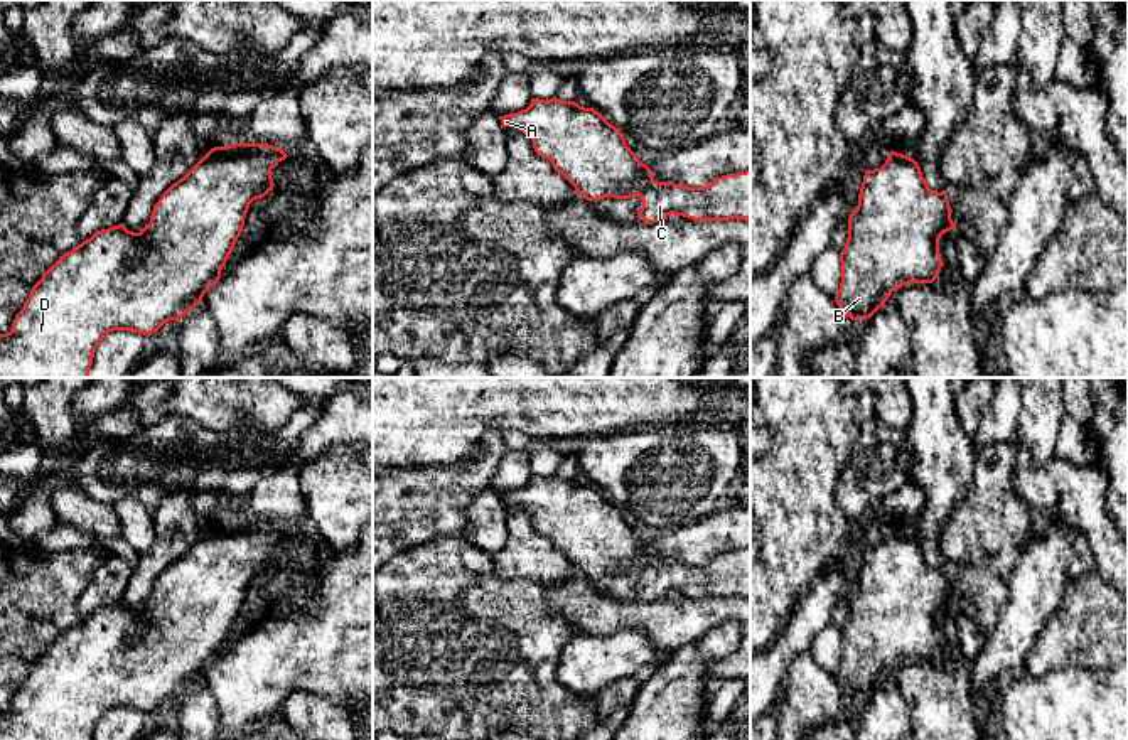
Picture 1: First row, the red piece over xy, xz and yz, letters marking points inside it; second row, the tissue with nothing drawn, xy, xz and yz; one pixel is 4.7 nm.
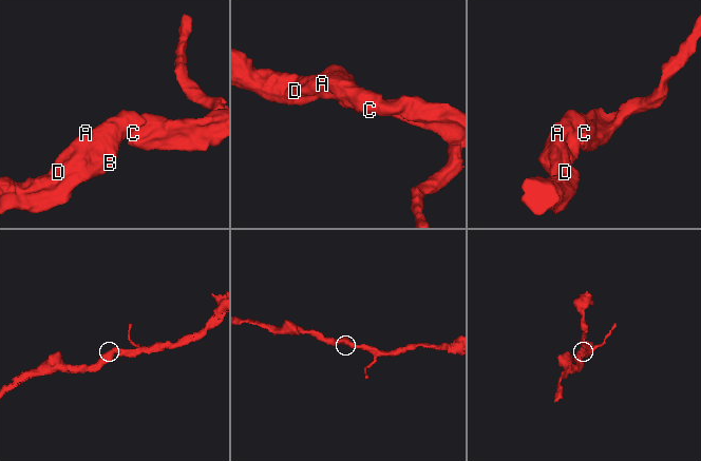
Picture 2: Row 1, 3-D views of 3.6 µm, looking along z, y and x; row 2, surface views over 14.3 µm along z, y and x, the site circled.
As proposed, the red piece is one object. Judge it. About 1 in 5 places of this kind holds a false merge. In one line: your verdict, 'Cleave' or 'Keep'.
Keep

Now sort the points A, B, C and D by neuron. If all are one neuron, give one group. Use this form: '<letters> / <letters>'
A B C D

